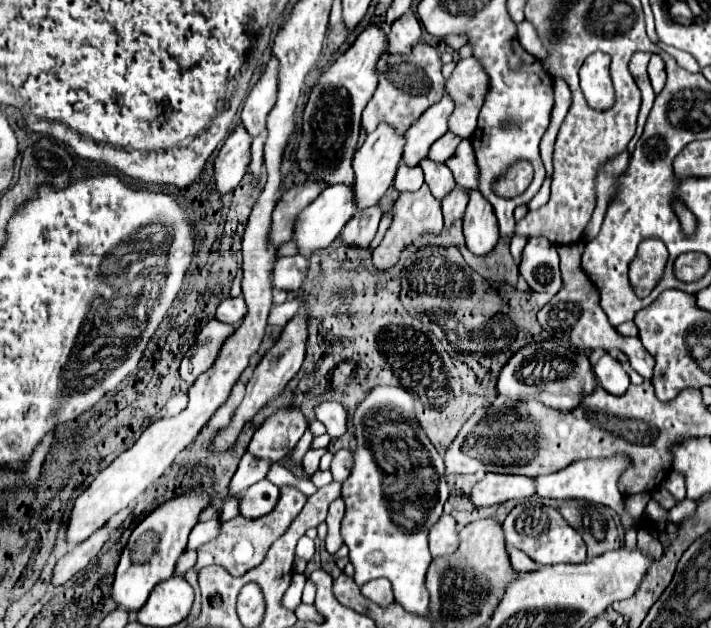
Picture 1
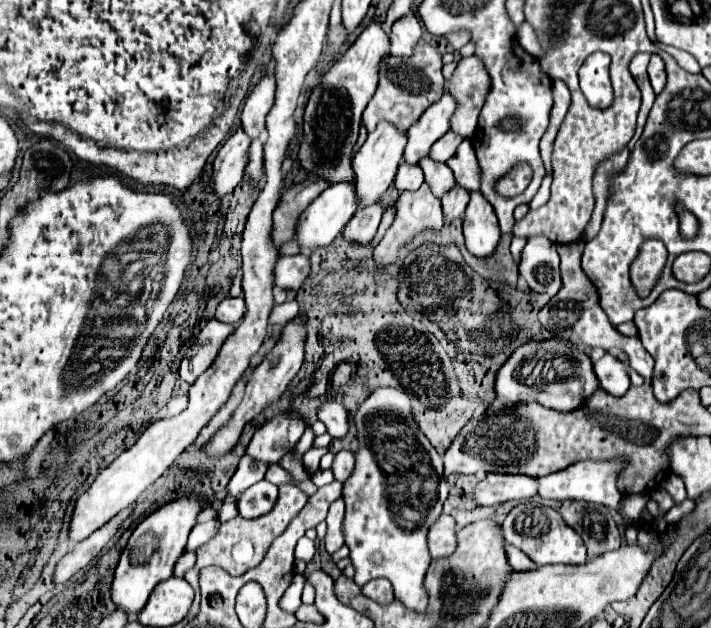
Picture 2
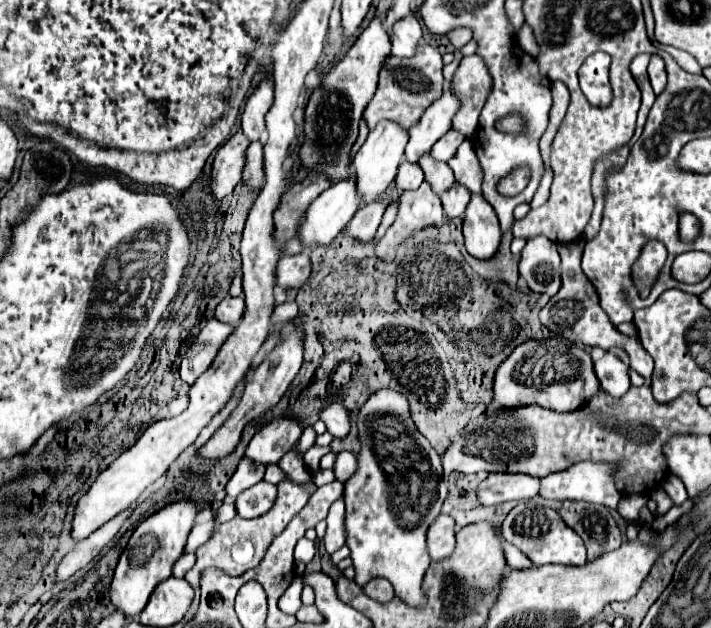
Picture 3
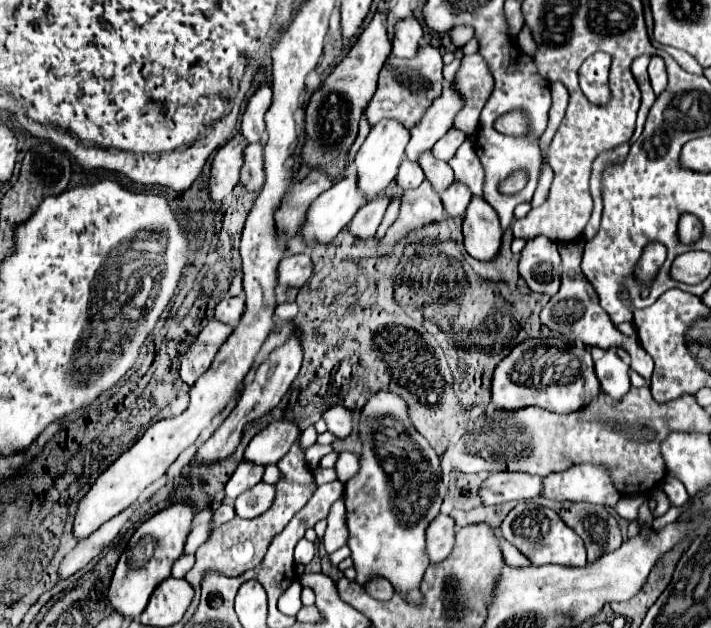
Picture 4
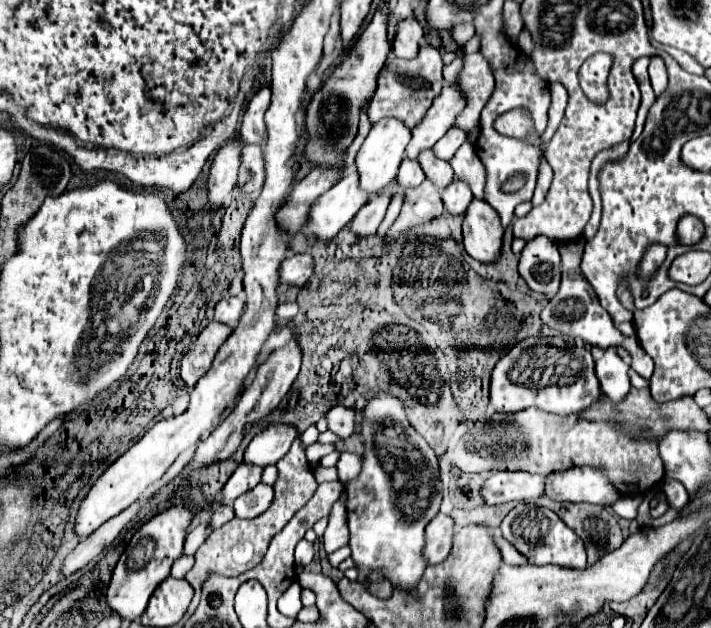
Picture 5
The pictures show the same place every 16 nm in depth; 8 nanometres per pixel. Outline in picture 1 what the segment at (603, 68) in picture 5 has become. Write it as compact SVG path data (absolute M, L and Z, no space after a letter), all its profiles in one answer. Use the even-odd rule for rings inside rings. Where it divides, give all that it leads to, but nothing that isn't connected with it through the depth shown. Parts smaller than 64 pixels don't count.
M594 52L586 58L580 68L580 86L588 105L604 111L615 102L615 91L610 78L610 56L604 52Z

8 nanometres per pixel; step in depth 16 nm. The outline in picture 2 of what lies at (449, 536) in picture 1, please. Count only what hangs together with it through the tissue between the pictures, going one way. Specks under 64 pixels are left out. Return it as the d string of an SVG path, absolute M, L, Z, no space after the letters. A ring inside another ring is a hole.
M442 514L436 524L428 532L428 546L432 558L450 556L456 550L458 538L456 538L456 522L452 516Z

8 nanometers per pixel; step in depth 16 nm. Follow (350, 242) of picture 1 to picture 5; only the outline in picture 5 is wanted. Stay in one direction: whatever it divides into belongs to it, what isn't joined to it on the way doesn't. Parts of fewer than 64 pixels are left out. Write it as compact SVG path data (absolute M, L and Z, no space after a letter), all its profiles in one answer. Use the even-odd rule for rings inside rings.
M382 192L378 196L374 196L370 202L366 202L358 214L352 218L350 222L350 230L362 238L368 238L372 234L376 234L384 214L386 214L386 208L388 208L388 202L390 202L390 194L388 192Z

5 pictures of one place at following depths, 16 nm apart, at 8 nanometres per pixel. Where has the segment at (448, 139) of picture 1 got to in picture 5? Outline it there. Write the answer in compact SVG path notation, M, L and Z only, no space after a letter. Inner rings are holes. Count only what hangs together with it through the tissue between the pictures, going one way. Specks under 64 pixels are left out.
M452 126L452 128L432 146L434 156L440 158L440 160L450 160L450 158L456 154L456 150L464 144L464 140L466 140L464 130Z

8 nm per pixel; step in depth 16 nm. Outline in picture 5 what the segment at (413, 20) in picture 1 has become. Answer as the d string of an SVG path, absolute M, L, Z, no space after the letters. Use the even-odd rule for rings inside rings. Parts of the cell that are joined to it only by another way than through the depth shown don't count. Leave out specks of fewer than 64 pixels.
M416 18L402 20L400 26L396 26L396 36L392 42L392 52L398 58L414 58L418 52L420 38L424 36L422 26L418 24Z

